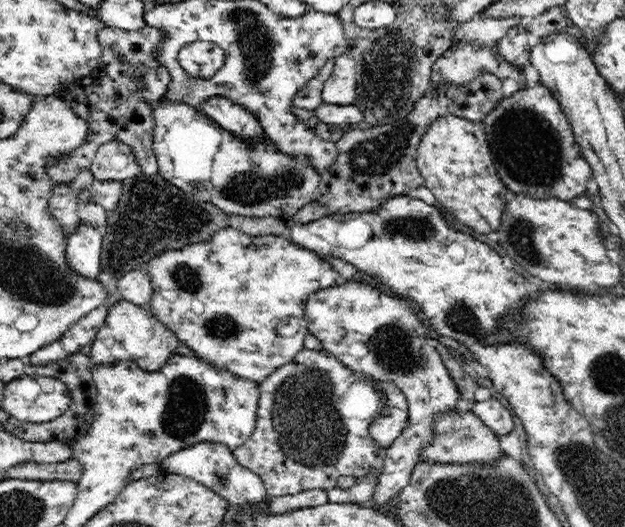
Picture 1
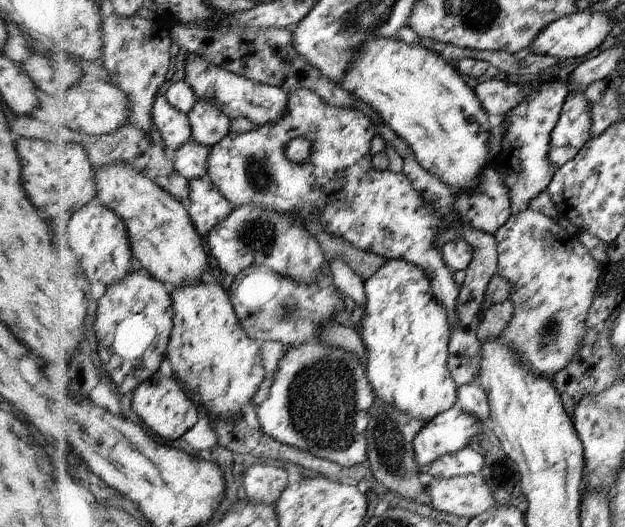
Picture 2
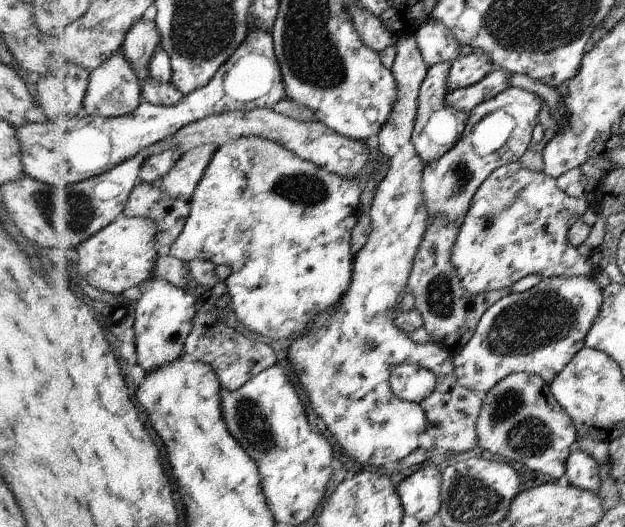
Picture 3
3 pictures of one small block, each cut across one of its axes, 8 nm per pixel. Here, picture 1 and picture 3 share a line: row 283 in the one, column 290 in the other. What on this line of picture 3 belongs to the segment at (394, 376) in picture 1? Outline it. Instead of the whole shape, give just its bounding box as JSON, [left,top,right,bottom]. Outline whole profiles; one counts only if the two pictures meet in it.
[285,37,452,468]

